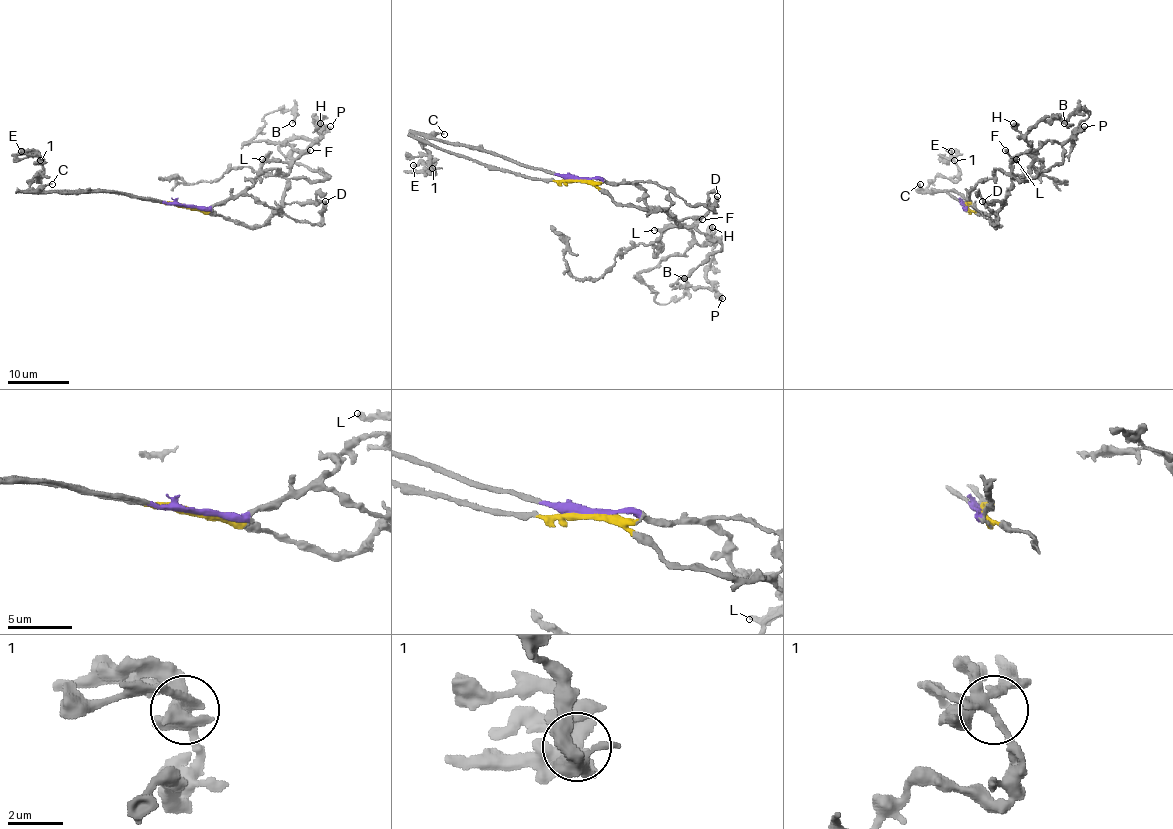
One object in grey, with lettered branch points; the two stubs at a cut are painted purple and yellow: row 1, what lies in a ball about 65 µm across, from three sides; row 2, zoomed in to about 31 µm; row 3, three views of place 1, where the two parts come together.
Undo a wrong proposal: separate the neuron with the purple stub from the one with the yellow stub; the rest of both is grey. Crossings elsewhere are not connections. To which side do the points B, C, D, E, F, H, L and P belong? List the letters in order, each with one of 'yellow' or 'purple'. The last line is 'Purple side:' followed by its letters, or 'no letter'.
B: purple
C: purple
D: purple
E: yellow
F: purple
H: purple
L: purple
P: yellow
Purple side: B, C, D, F, H, L

